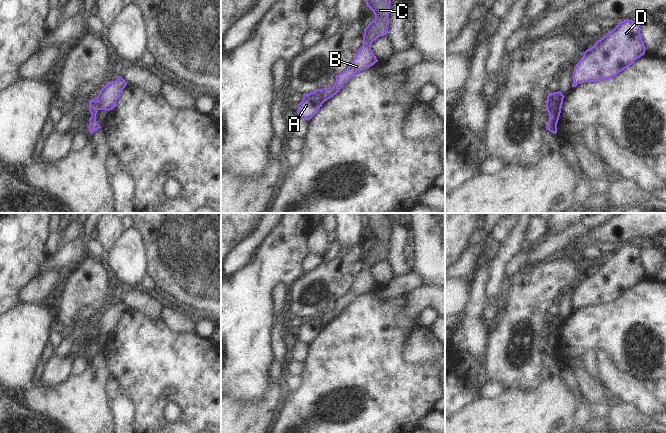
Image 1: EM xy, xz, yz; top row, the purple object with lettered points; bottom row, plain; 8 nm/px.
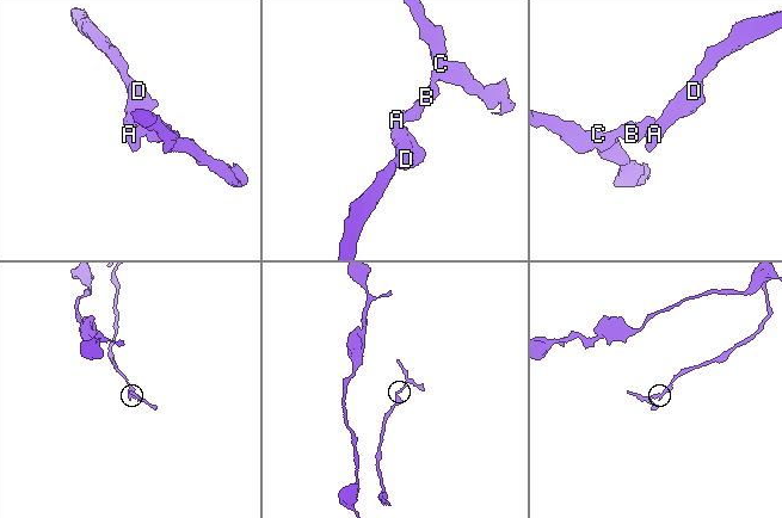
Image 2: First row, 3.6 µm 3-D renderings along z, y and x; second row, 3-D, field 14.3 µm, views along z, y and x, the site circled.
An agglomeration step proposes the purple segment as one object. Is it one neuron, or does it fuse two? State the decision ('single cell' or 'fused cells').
fused cells

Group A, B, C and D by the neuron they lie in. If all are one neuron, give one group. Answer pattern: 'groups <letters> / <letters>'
groups A D / B C

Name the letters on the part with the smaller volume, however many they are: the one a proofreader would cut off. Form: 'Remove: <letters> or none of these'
Remove: B, C

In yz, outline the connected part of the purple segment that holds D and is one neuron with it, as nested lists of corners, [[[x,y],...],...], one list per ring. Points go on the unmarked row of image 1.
[[[624,244],[587,273],[574,291],[572,311],[616,300],[645,278],[640,248]]]

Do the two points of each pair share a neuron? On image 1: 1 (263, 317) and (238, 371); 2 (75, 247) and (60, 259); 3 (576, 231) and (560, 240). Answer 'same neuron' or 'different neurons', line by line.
1: same neuron
2: same neuron
3: same neuron

